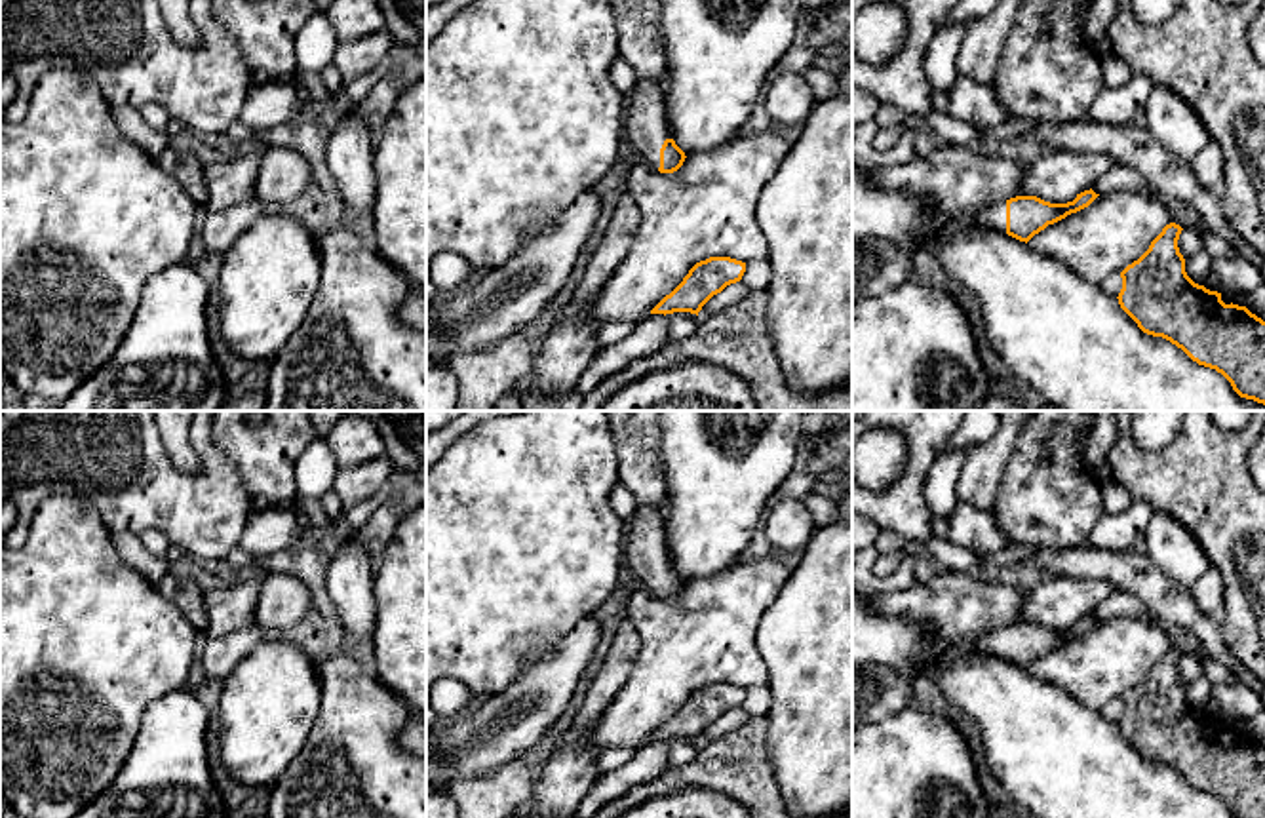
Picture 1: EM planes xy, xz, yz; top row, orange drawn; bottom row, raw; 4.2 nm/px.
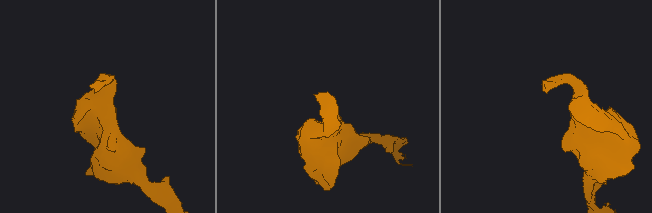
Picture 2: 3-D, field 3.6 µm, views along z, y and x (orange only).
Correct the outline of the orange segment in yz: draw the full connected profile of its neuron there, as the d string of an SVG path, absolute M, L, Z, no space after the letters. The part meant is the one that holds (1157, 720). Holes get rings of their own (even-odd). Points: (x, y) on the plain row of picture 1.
M1176 649L1166 651L1149 675L1120 698L1120 734L1143 759L1170 767L1198 791L1221 799L1235 818L1265 818L1265 748L1246 732L1225 730L1221 719L1187 702L1177 673L1181 656Z

